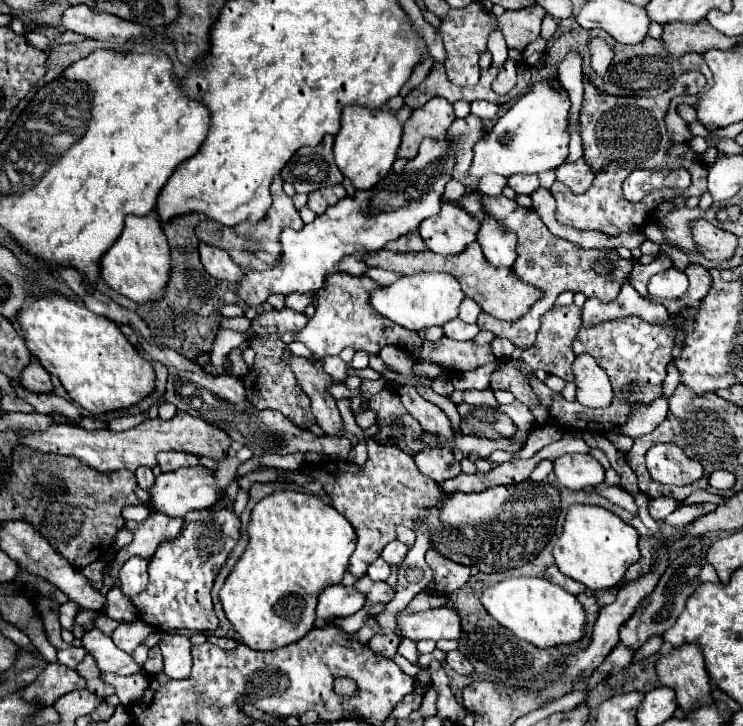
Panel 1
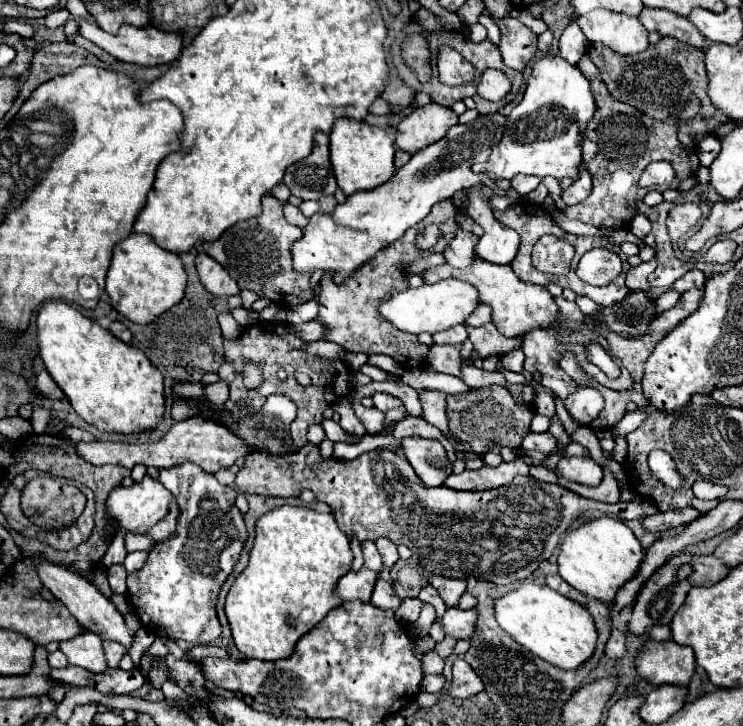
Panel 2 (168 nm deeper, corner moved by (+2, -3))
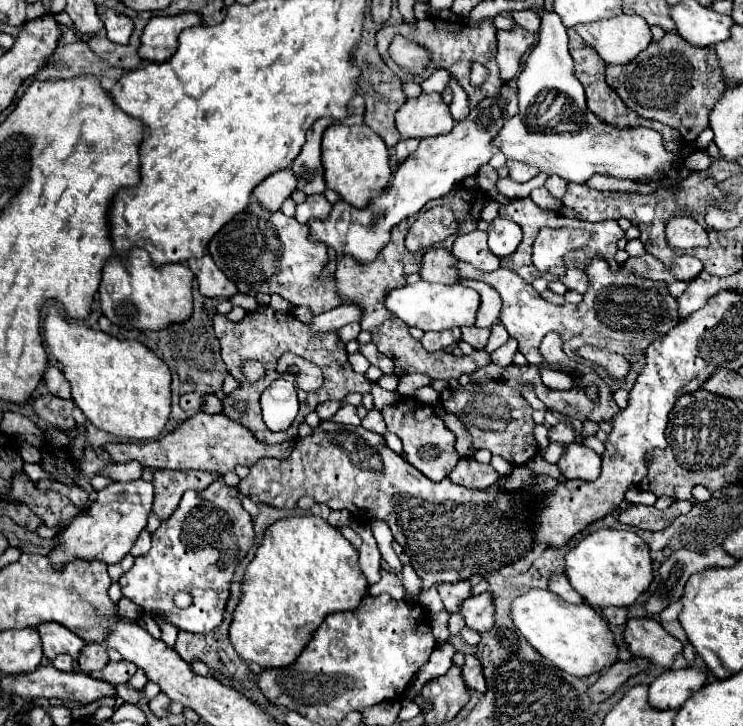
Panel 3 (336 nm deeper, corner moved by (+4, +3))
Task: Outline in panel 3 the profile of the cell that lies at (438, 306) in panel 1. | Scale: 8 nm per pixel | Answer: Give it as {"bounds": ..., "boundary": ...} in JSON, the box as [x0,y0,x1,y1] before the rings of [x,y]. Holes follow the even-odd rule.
{"bounds":[385,280,479,332],"boundary":[[[419,280],[417,284],[407,284],[403,288],[391,290],[389,296],[385,298],[385,306],[407,326],[421,328],[423,332],[447,330],[453,326],[475,324],[475,312],[479,308],[479,294],[473,288],[467,288],[463,284],[431,284],[431,282]]]}

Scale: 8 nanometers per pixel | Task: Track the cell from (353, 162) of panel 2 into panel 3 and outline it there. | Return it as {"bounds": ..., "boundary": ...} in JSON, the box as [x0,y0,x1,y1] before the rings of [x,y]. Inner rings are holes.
{"bounds":[323,124,391,208],"boundary":[[[331,124],[323,134],[323,166],[327,188],[335,190],[345,202],[351,202],[357,208],[363,208],[375,198],[391,178],[389,166],[389,148],[367,124],[361,126],[343,126]]]}

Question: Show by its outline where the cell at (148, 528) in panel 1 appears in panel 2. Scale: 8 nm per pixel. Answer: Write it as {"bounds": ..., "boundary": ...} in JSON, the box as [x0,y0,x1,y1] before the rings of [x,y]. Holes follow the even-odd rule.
{"bounds":[151,502,177,542],"boundary":[[[171,502],[171,512],[165,516],[165,520],[159,520],[153,528],[151,528],[151,536],[155,538],[155,542],[157,540],[165,540],[165,538],[169,538],[169,536],[173,536],[175,534],[175,522],[177,522],[177,504],[175,502]]]}

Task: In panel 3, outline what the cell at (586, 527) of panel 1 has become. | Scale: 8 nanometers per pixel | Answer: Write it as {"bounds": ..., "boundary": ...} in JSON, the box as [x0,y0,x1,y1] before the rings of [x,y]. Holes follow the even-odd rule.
{"bounds":[565,528,653,608],"boundary":[[[599,528],[565,554],[565,574],[571,586],[597,608],[631,606],[653,580],[649,546],[631,530]]]}

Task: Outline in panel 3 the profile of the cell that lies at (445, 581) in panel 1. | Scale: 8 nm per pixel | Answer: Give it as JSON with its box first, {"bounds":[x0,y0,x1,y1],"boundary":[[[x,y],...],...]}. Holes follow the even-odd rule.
{"bounds":[437,580,471,612],"boundary":[[[461,580],[461,582],[441,582],[437,584],[437,590],[441,594],[441,600],[445,604],[447,612],[459,612],[459,604],[471,596],[471,584],[469,580]]]}

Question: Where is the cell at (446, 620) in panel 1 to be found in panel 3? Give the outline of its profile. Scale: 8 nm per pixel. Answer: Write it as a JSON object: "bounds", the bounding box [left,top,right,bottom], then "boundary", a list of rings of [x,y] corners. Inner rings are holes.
{"bounds":[459,592,493,632],"boundary":[[[489,592],[479,594],[479,596],[471,596],[467,600],[461,602],[459,614],[465,618],[465,624],[475,630],[475,632],[487,632],[493,628],[493,596]]]}

